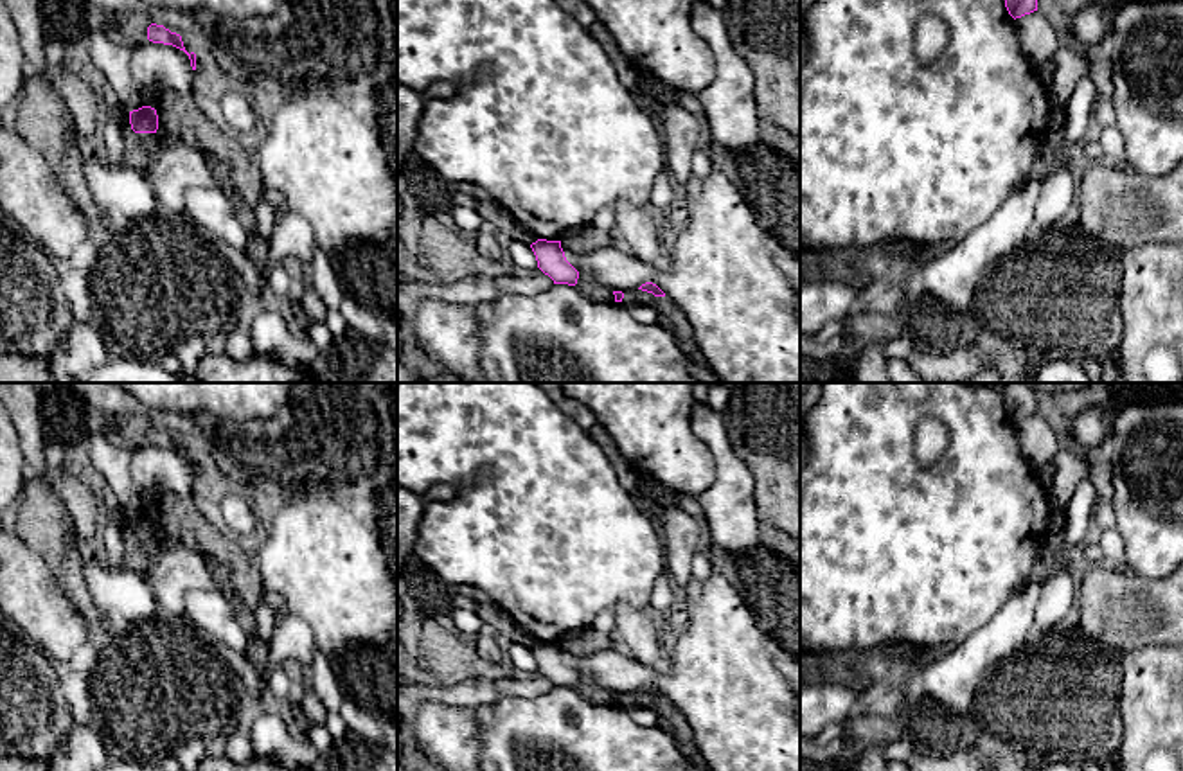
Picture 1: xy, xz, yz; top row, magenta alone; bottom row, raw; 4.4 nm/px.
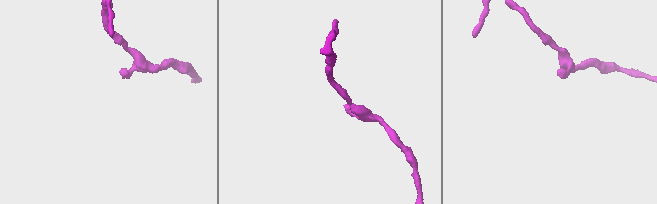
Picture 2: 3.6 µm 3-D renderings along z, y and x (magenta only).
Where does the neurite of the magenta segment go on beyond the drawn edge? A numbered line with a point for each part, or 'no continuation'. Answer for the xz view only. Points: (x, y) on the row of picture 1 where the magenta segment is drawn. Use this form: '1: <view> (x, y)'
no continuation

